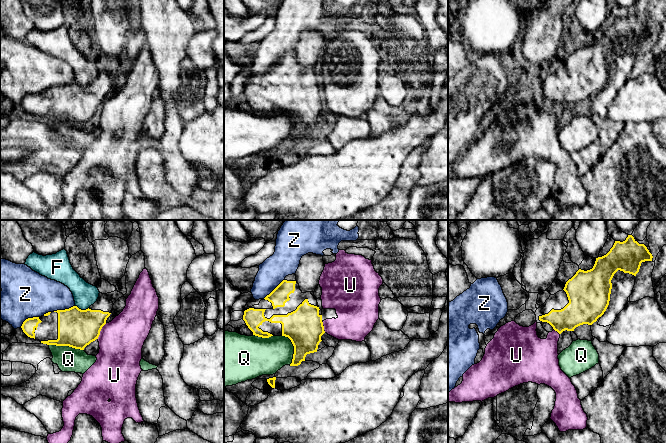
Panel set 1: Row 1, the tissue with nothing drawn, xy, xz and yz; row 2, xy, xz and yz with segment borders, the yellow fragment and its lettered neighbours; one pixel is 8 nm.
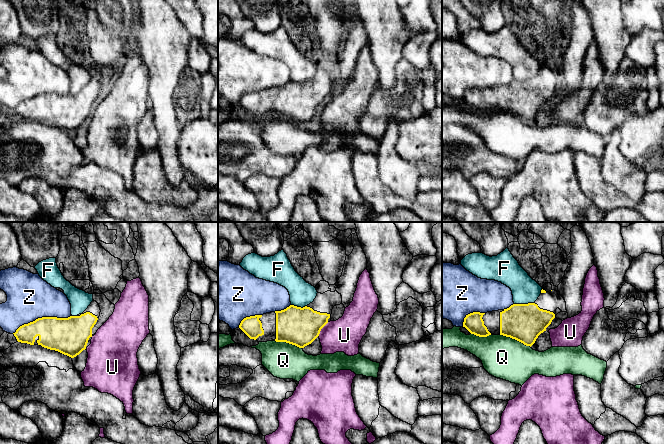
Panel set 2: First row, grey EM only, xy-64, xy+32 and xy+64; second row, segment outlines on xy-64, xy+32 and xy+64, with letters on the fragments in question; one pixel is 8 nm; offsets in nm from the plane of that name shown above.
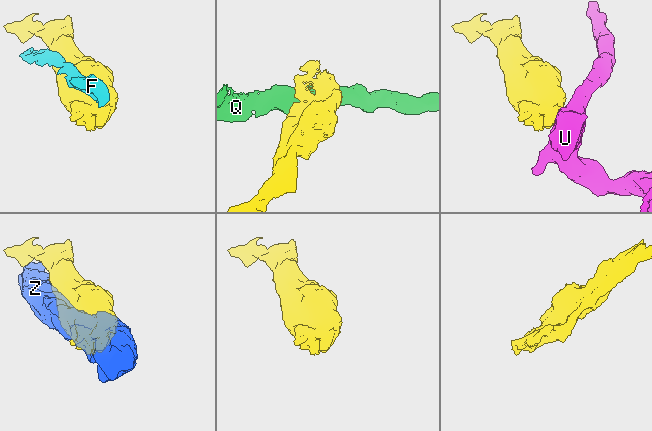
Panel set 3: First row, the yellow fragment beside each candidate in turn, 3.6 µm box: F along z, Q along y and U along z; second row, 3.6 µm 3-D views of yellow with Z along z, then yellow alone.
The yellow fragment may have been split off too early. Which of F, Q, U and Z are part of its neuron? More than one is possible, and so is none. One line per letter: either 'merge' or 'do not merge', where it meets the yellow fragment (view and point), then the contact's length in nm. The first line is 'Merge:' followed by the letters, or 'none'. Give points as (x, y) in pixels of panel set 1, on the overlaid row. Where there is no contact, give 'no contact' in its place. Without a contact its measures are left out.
Merge: none
F: do not merge; meets yellow in xy at (82, 310); contact 110 nm long
Q: do not merge; meets yellow in xy at (66, 345); contact 280 nm long
U: do not merge; meets yellow in xy at (100, 330); contact 150 nm long
Z: do not merge; meets yellow in xz at (274, 289); contact 240 nm long

